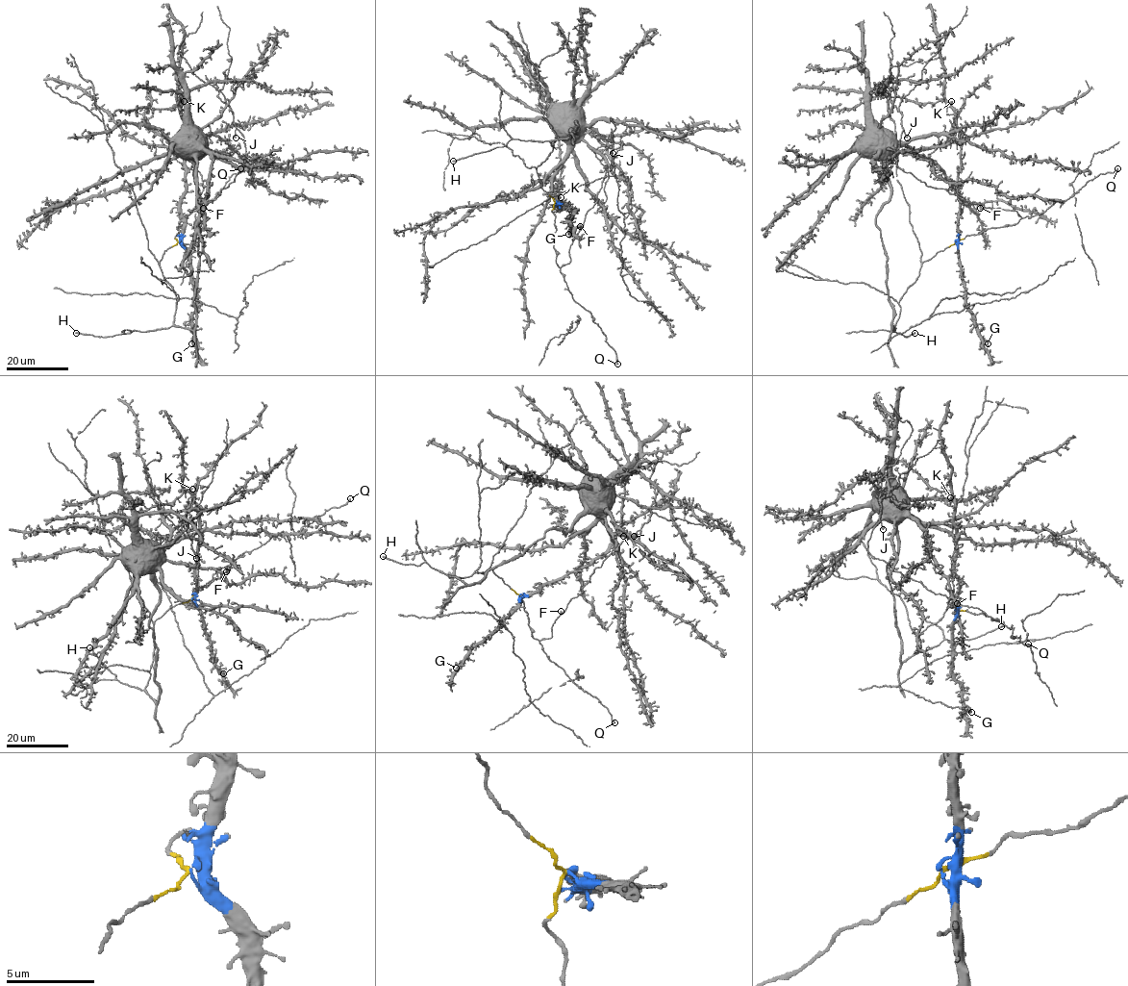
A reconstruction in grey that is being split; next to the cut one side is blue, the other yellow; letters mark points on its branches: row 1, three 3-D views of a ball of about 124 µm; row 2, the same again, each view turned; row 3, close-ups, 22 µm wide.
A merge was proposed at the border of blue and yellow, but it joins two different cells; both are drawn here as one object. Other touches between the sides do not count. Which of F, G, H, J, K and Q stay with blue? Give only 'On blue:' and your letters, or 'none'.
On blue: G, K

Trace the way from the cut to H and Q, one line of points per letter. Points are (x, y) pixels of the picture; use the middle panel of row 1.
H: (555, 201), (542, 189), (536, 167), (552, 151), (553, 145), (548, 140), (511, 139), (504, 146), (452, 161)
Q: (555, 201), (552, 212), (556, 264), (567, 290), (606, 336), (617, 364)

